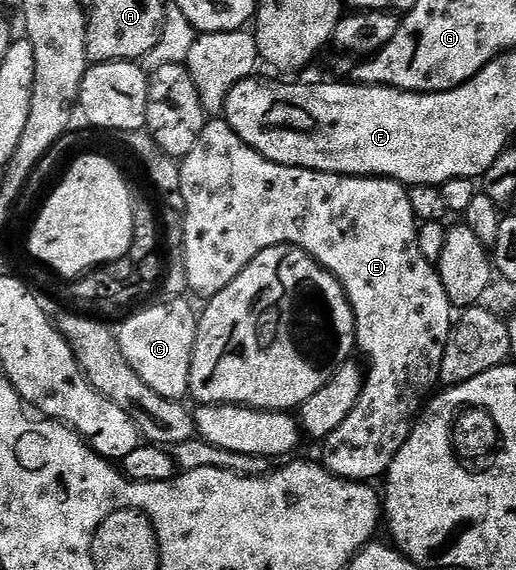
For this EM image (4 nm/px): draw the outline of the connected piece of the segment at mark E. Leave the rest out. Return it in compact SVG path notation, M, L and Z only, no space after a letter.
M225 119L207 120L204 131L200 131L200 139L196 139L196 147L192 147L192 151L188 151L188 155L181 158L180 166L178 190L183 193L184 199L180 256L183 259L184 271L187 273L187 290L190 293L199 293L202 299L215 297L220 291L224 291L224 287L228 287L228 283L232 283L232 279L236 279L236 275L240 275L240 271L244 271L244 267L248 267L248 263L252 263L252 259L256 259L256 255L260 255L260 251L268 251L268 247L277 245L294 245L297 249L302 249L308 255L312 255L312 259L321 263L344 287L348 295L348 303L356 319L356 349L359 354L363 353L370 360L370 369L368 365L365 370L366 382L360 391L360 399L356 399L356 407L352 407L348 419L344 419L344 423L340 423L340 427L336 427L336 431L332 431L332 435L328 435L321 446L323 449L320 461L329 473L334 473L346 481L370 483L375 480L373 477L381 478L389 471L392 459L396 459L400 447L404 447L404 443L410 438L415 421L419 420L424 406L439 388L440 363L444 363L444 347L448 343L452 328L452 316L450 317L452 306L444 291L444 283L440 279L437 268L431 261L424 259L424 255L420 255L420 243L418 242L420 222L418 216L412 211L409 188L400 184L399 181L391 181L389 177L345 177L339 173L321 173L311 169L277 165L264 155L260 155L260 151L248 147L248 143L244 143L244 139L240 139L236 131L232 131L232 127Z

